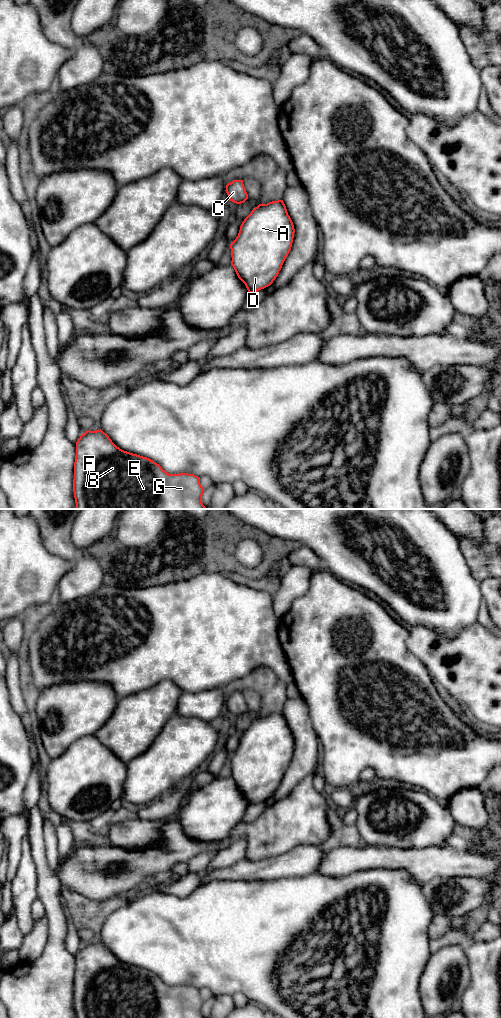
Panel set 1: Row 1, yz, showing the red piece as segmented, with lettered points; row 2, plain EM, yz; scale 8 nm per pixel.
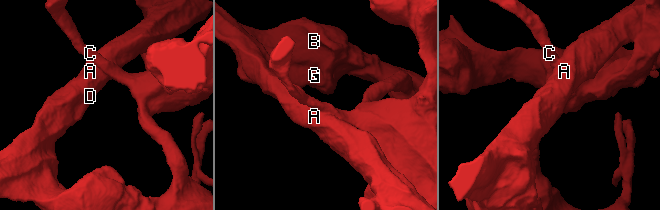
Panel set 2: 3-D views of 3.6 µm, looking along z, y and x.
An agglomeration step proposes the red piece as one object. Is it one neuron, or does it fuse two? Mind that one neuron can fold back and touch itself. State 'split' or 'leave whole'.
leave whole

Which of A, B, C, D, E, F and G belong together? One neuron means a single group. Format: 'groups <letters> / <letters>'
groups A B C D E F G

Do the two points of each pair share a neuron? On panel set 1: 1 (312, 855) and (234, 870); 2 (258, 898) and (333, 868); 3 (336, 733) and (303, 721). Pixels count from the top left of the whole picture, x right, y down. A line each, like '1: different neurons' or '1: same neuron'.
1: same neuron
2: different neurons
3: different neurons

